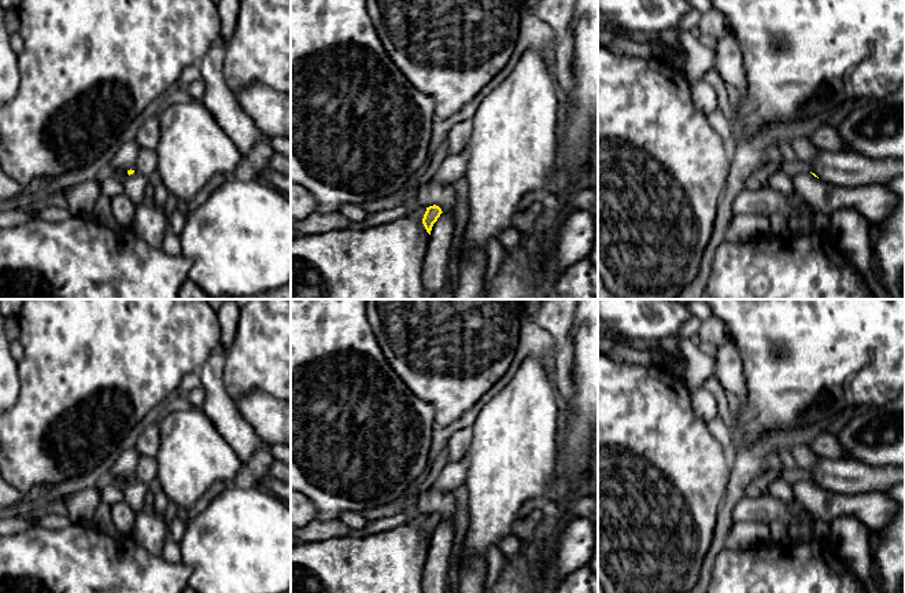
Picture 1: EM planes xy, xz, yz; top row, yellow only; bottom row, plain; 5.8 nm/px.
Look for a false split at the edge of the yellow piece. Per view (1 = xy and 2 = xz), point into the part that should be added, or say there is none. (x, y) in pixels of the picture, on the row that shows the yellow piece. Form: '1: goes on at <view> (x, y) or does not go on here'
1: does not go on here
2: does not go on here

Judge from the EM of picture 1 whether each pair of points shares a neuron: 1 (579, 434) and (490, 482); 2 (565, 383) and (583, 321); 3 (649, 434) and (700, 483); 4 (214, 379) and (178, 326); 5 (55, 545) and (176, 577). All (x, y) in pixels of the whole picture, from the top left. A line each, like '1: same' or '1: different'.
1: different
2: different
3: same
4: different
5: same

